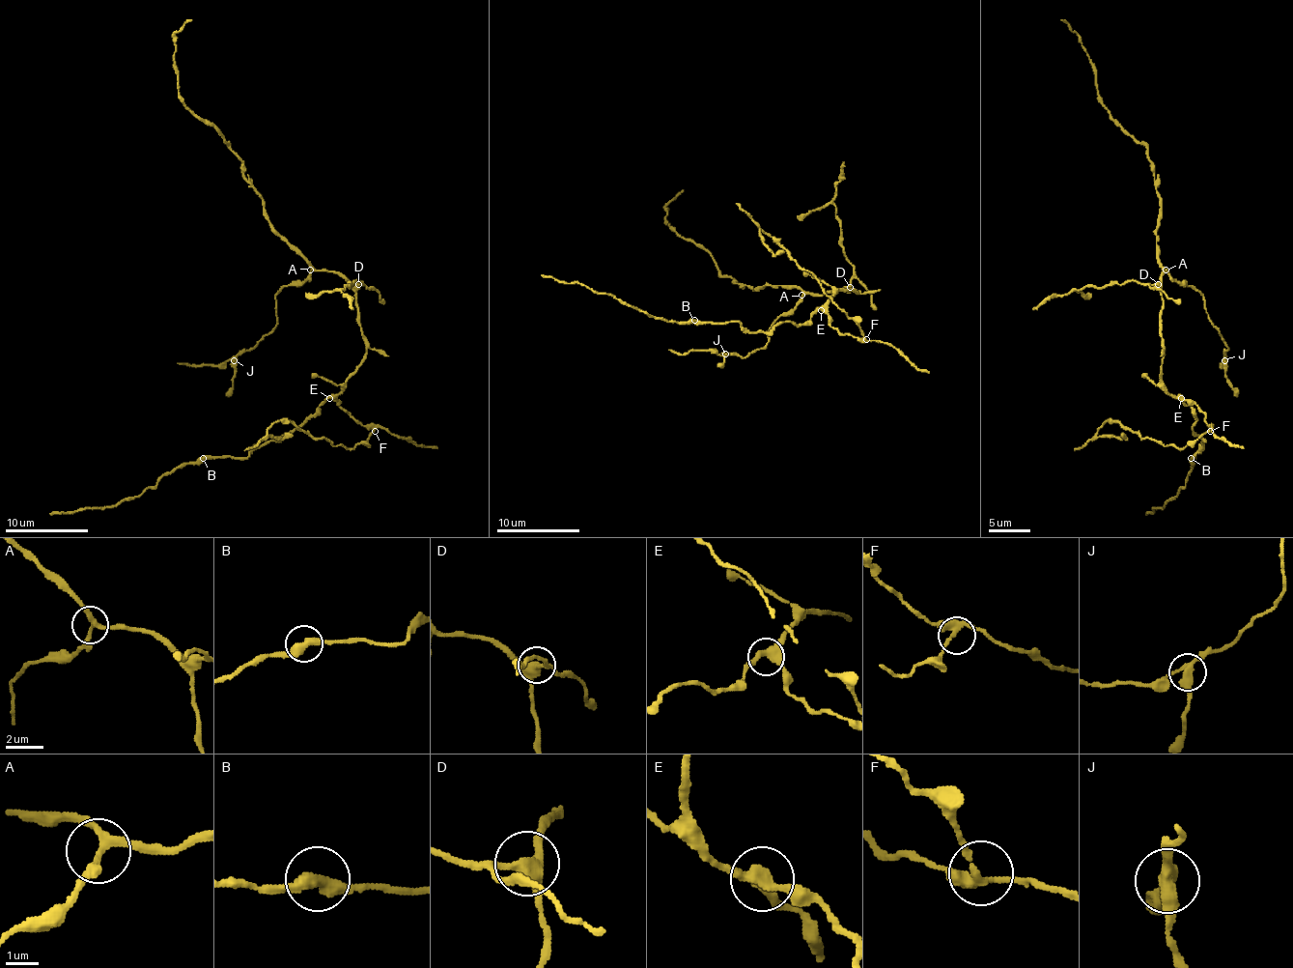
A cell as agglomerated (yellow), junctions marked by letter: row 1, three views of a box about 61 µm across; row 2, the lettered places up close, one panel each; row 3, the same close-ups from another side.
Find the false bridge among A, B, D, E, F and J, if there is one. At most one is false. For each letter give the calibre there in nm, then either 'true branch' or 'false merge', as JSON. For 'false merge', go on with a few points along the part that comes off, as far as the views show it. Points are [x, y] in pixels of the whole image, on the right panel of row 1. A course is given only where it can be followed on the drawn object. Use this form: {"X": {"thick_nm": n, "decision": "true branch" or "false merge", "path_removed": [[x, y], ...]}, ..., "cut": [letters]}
{"A": {"thick_nm": 220, "decision": "true branch"}, "B": {"thick_nm": 400, "decision": "true branch"}, "D": {"thick_nm": 360, "decision": "true branch"}, "E": {"thick_nm": 320, "decision": "true branch"}, "F": {"thick_nm": 280, "decision": "true branch"}, "J": {"thick_nm": 320, "decision": "false merge", "path_removed": [[1224, 360], [1228, 385], [1236, 396]]}, "cut": ["J"]}

